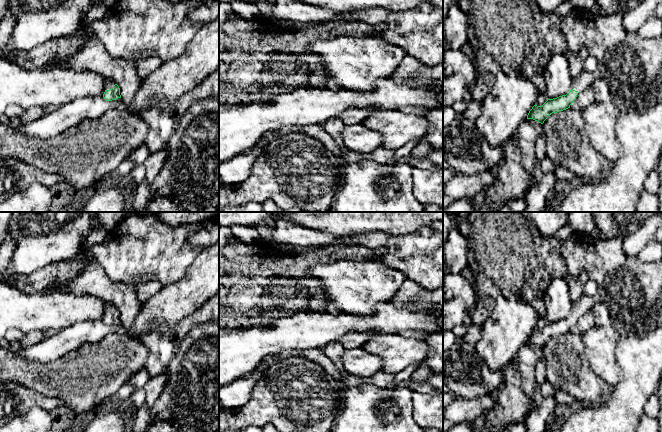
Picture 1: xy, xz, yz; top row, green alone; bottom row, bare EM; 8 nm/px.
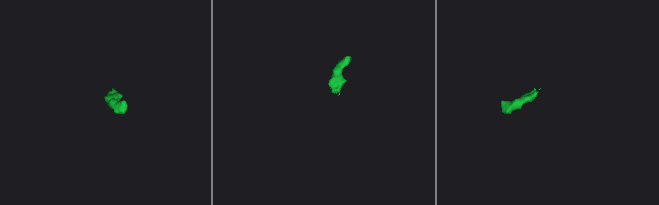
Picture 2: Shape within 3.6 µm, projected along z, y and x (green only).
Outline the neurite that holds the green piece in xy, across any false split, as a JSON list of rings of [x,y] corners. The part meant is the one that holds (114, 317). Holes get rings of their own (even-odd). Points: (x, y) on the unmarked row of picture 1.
[[[109,304],[106,308],[105,313],[106,314],[103,318],[105,325],[112,325],[112,324],[121,322],[120,312],[115,306]]]

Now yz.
[[[599,294],[592,297],[582,295],[576,302],[574,302],[572,313],[569,317],[557,322],[547,323],[542,330],[534,329],[529,335],[527,343],[533,343],[543,348],[552,337],[557,337],[570,332],[570,329],[576,323],[578,317],[598,303],[602,303],[602,297]]]

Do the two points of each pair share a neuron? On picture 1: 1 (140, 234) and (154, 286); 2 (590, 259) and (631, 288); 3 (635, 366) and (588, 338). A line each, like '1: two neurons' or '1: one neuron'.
1: two neurons
2: one neuron
3: two neurons

